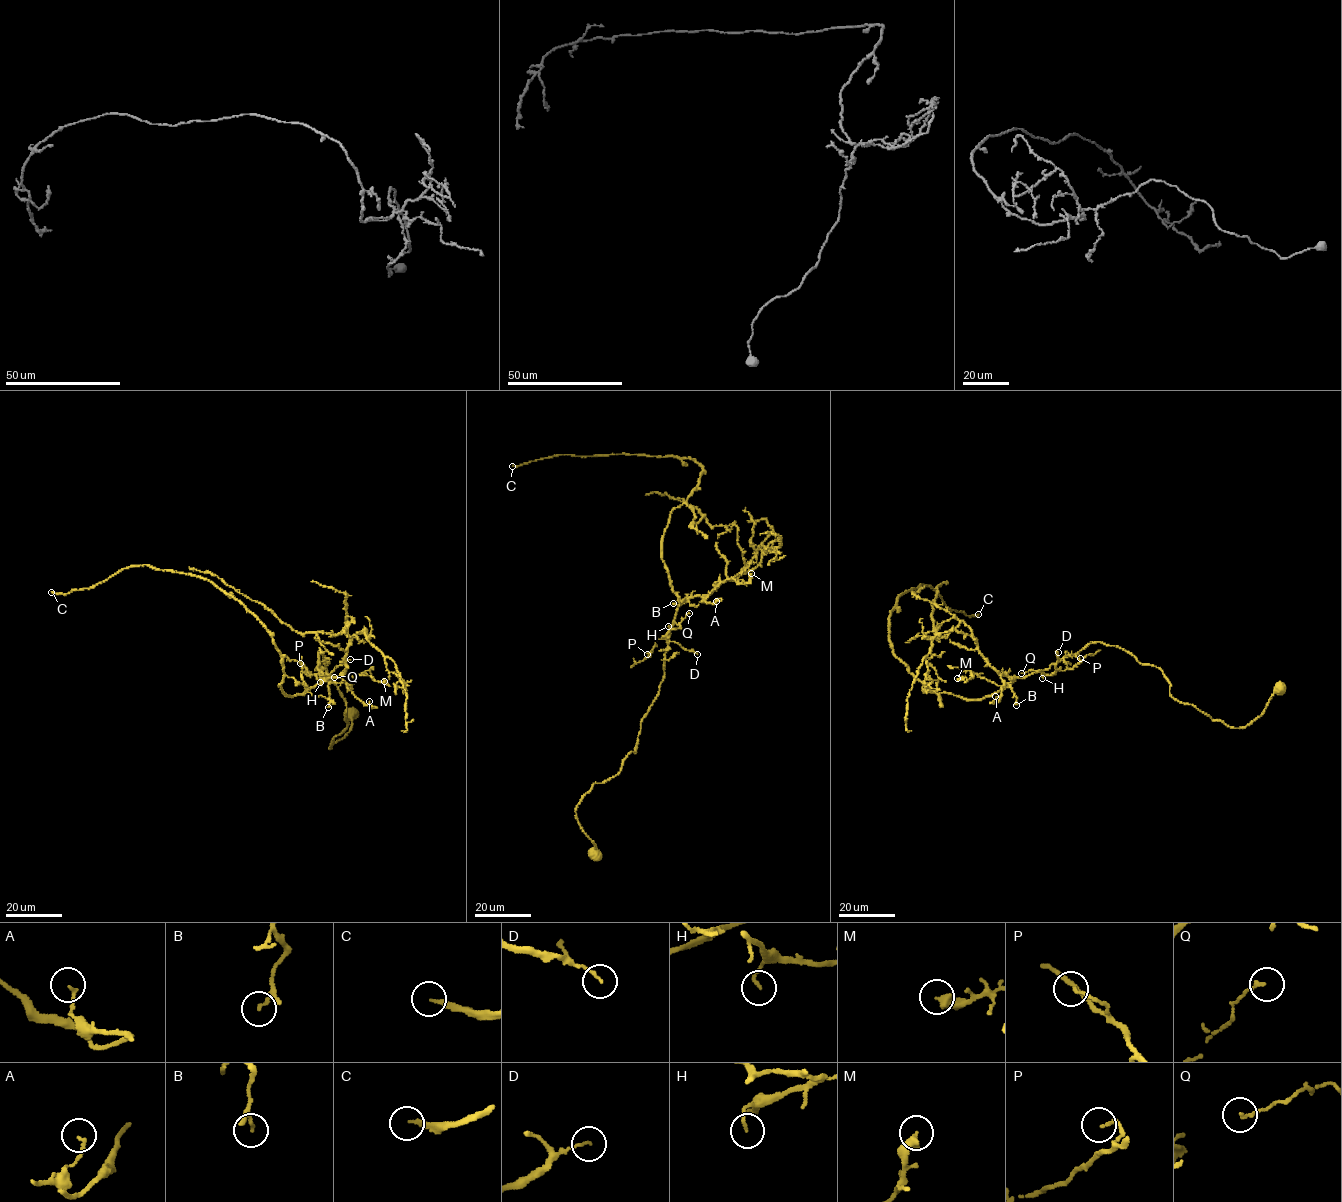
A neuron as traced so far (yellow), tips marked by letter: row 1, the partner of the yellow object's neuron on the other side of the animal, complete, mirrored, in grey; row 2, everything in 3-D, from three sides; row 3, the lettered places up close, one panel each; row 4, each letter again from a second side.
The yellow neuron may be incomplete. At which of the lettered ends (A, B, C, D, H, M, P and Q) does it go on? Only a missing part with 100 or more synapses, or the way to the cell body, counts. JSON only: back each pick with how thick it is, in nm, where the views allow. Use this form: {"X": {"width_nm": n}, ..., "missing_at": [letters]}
{"C": {"width_nm": 180}, "missing_at": ["C"]}

